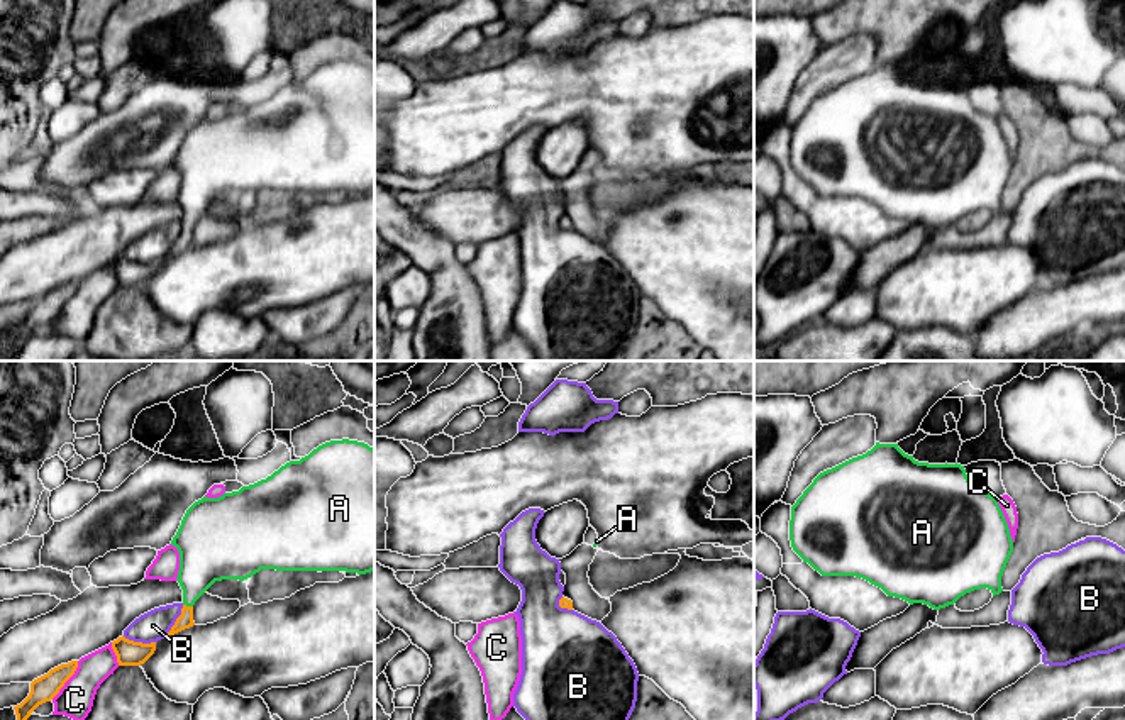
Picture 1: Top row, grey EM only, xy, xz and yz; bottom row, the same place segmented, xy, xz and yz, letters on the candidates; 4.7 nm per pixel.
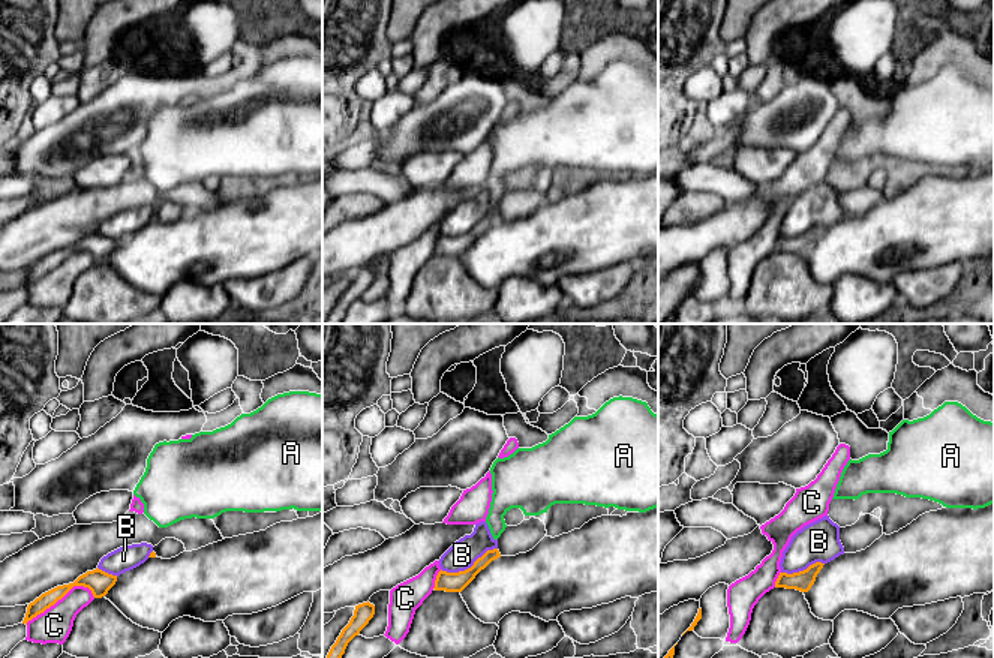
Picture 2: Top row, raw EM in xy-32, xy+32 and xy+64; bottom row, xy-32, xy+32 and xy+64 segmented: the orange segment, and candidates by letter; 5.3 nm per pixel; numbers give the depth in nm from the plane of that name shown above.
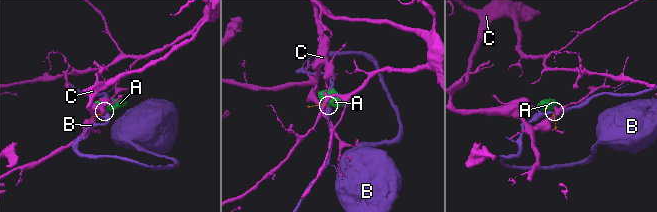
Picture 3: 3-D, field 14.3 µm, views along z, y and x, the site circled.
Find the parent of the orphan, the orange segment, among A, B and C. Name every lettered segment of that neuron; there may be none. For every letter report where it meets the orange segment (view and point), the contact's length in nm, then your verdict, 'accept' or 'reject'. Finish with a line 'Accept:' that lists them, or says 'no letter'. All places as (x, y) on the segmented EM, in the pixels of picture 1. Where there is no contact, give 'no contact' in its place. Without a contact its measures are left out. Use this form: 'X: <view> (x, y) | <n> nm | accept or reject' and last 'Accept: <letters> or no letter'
A: xy (188, 607) | 50 nm | accept
B: xy (139, 642) | 160 nm | reject
C: xy (68, 678) | 220 nm | reject
Accept: A

